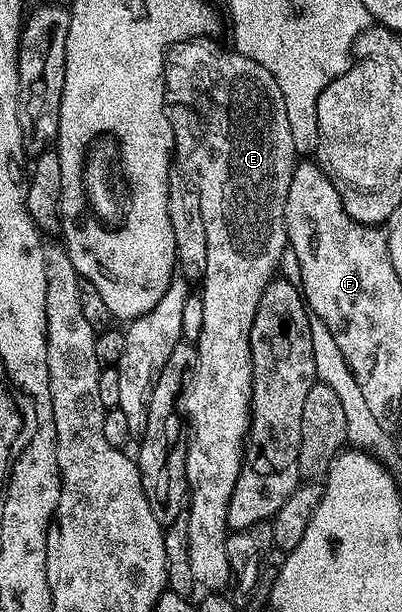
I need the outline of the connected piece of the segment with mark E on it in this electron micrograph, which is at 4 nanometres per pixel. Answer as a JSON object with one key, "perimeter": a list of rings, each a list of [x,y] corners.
{"perimeter":[[[196,37],[193,41],[183,41],[173,45],[168,51],[164,70],[164,104],[168,110],[168,118],[176,136],[175,156],[184,166],[193,185],[196,186],[202,207],[202,223],[206,223],[206,275],[202,282],[202,331],[194,342],[198,351],[196,373],[188,382],[182,394],[182,413],[186,418],[186,479],[188,480],[188,499],[186,502],[186,520],[188,523],[188,542],[190,543],[190,575],[197,586],[204,591],[224,591],[232,581],[230,563],[226,559],[226,539],[229,535],[228,508],[230,495],[234,491],[234,483],[238,479],[240,461],[244,457],[244,442],[248,439],[248,427],[252,416],[252,356],[250,355],[250,327],[254,323],[254,315],[258,311],[258,303],[262,299],[262,291],[277,276],[280,260],[285,249],[289,248],[288,233],[284,229],[284,204],[290,191],[290,179],[298,164],[298,154],[294,147],[294,138],[290,136],[290,119],[286,119],[286,103],[282,99],[282,87],[274,83],[274,75],[266,71],[266,67],[258,67],[254,59],[246,59],[241,53],[229,51],[227,48],[216,49],[212,39]]]}

